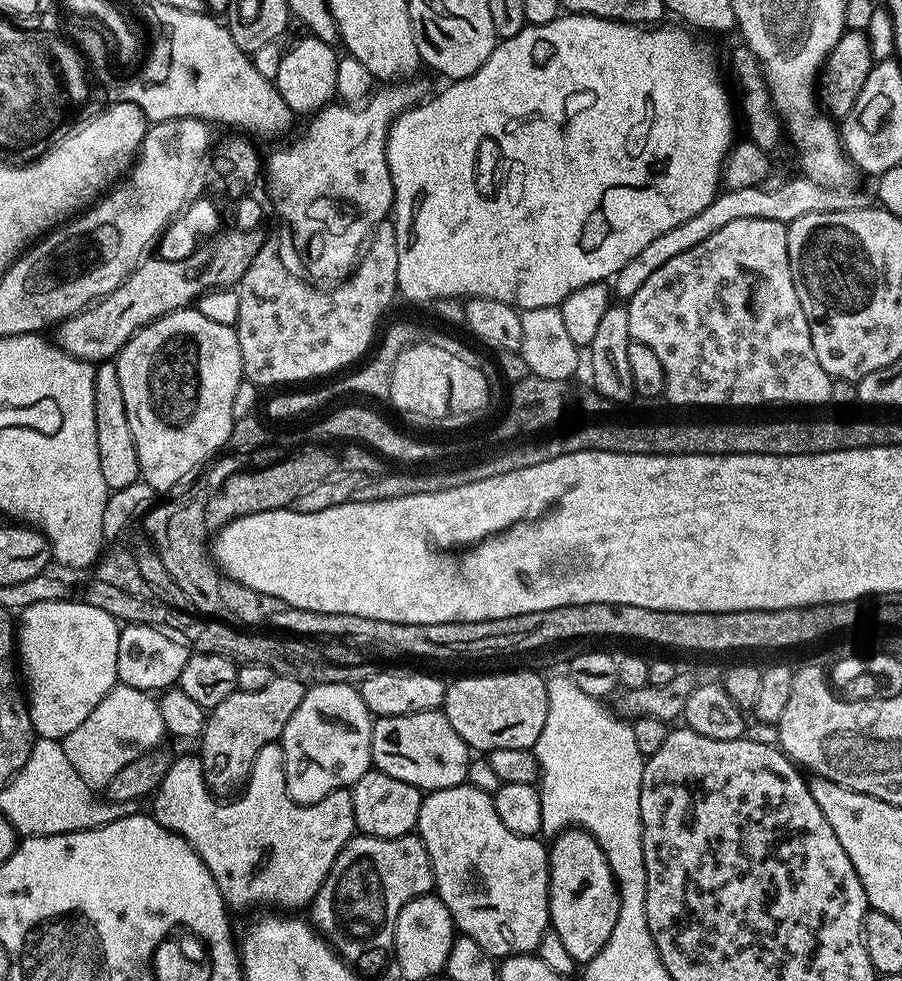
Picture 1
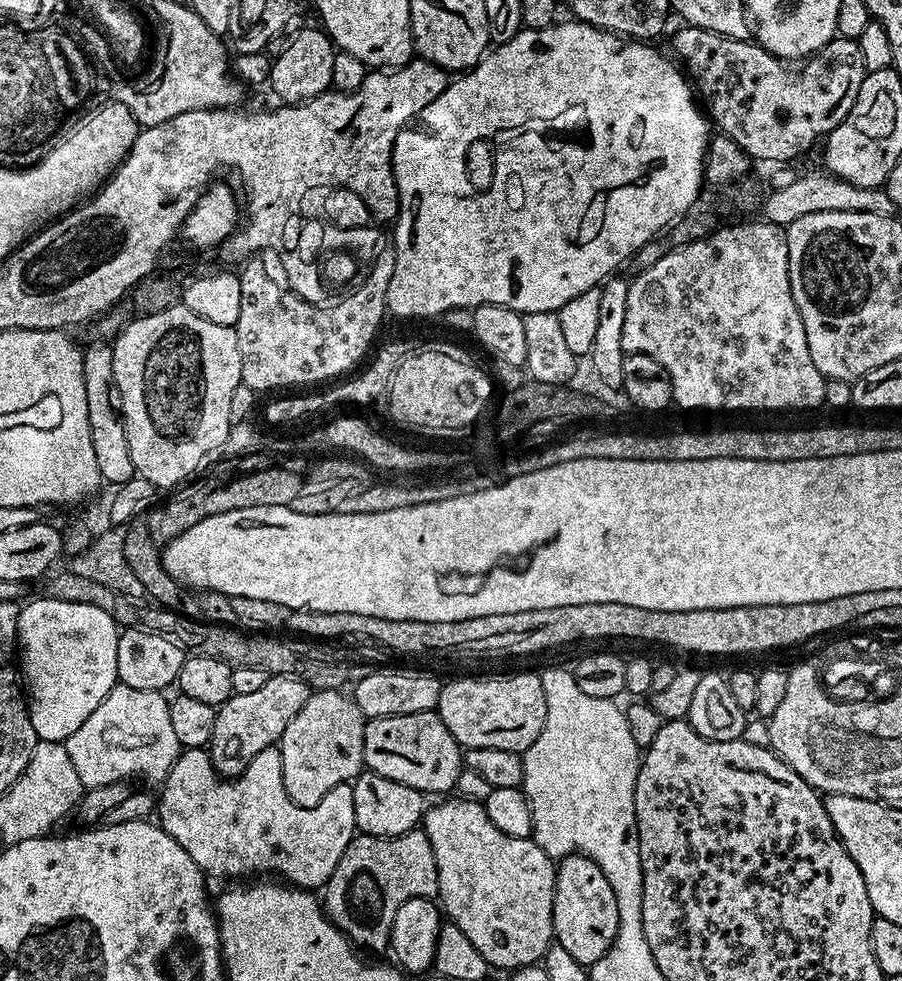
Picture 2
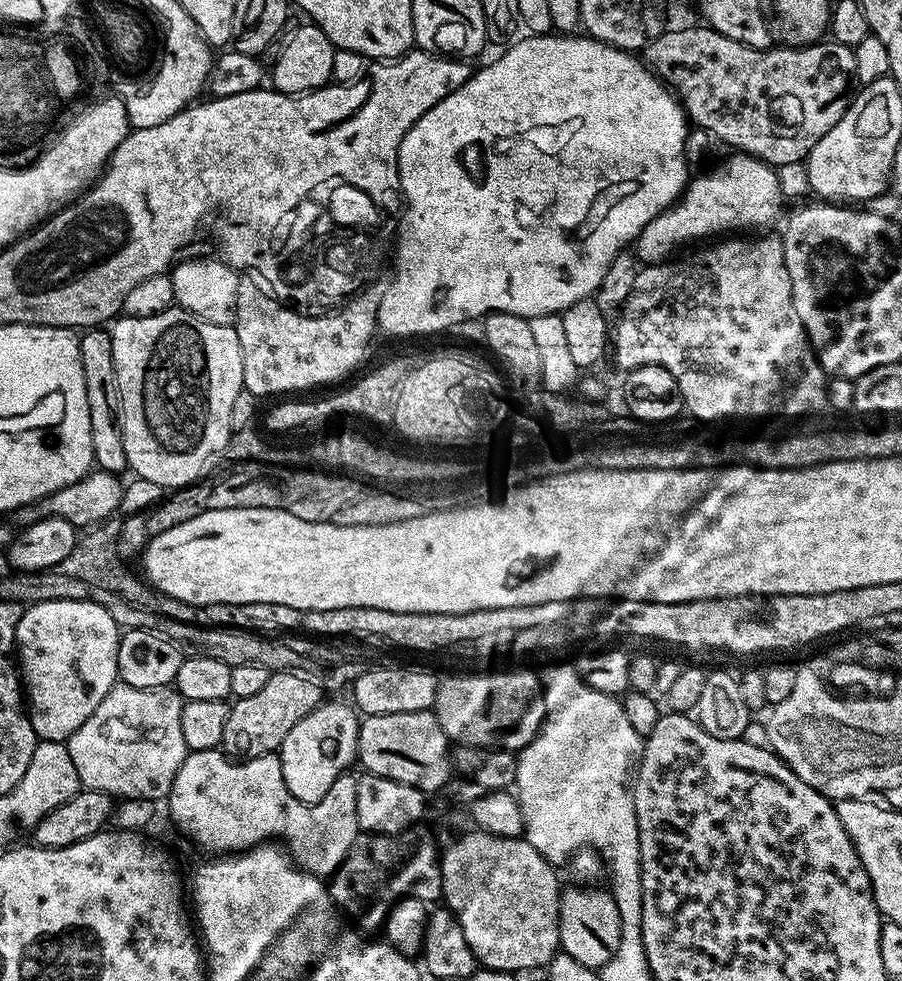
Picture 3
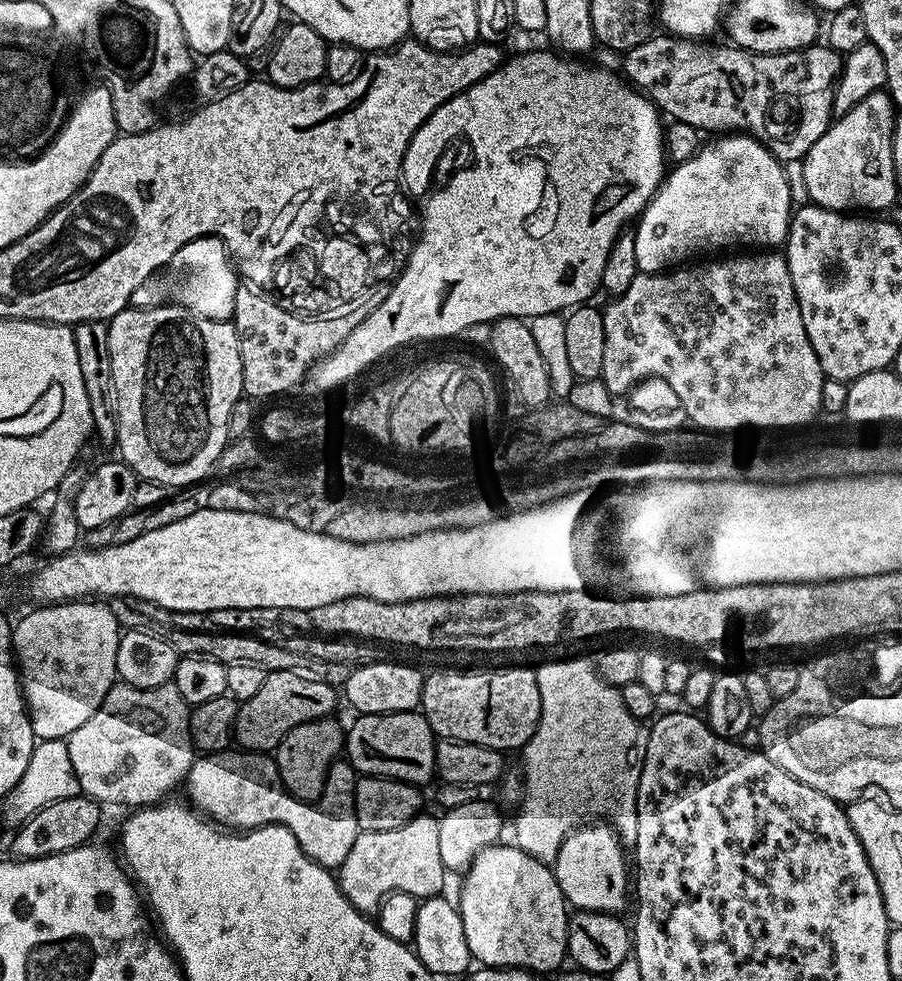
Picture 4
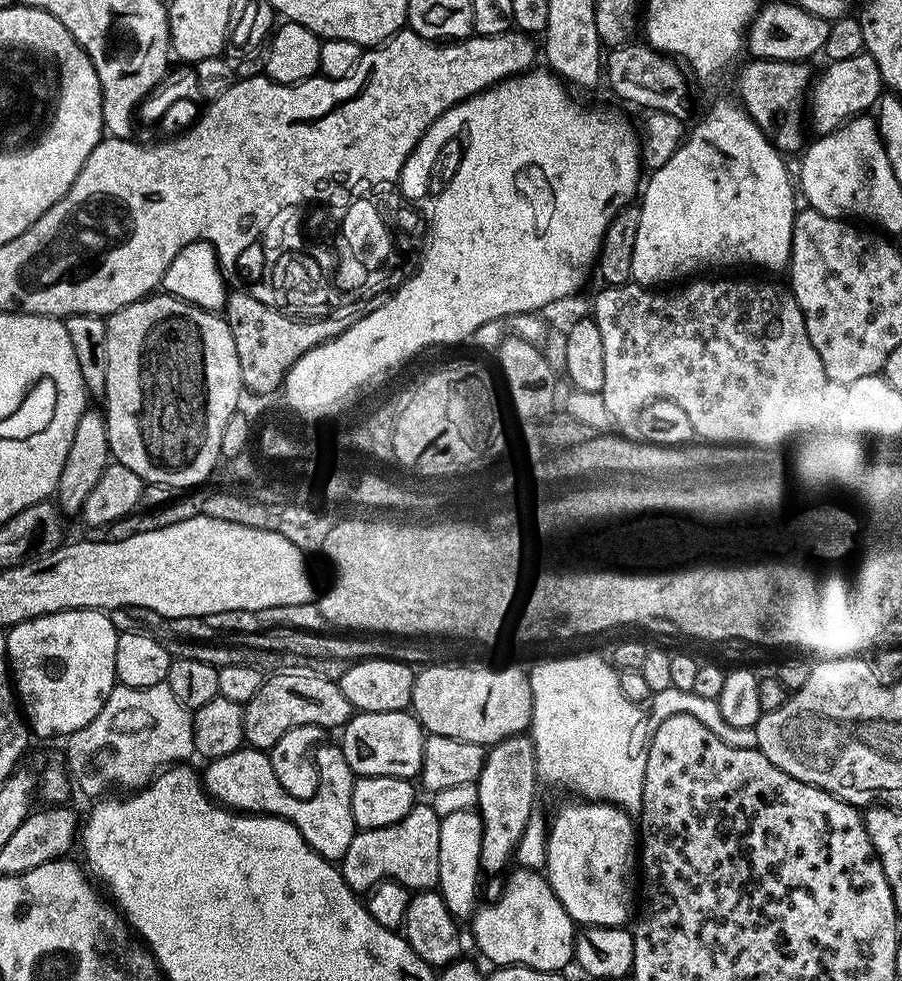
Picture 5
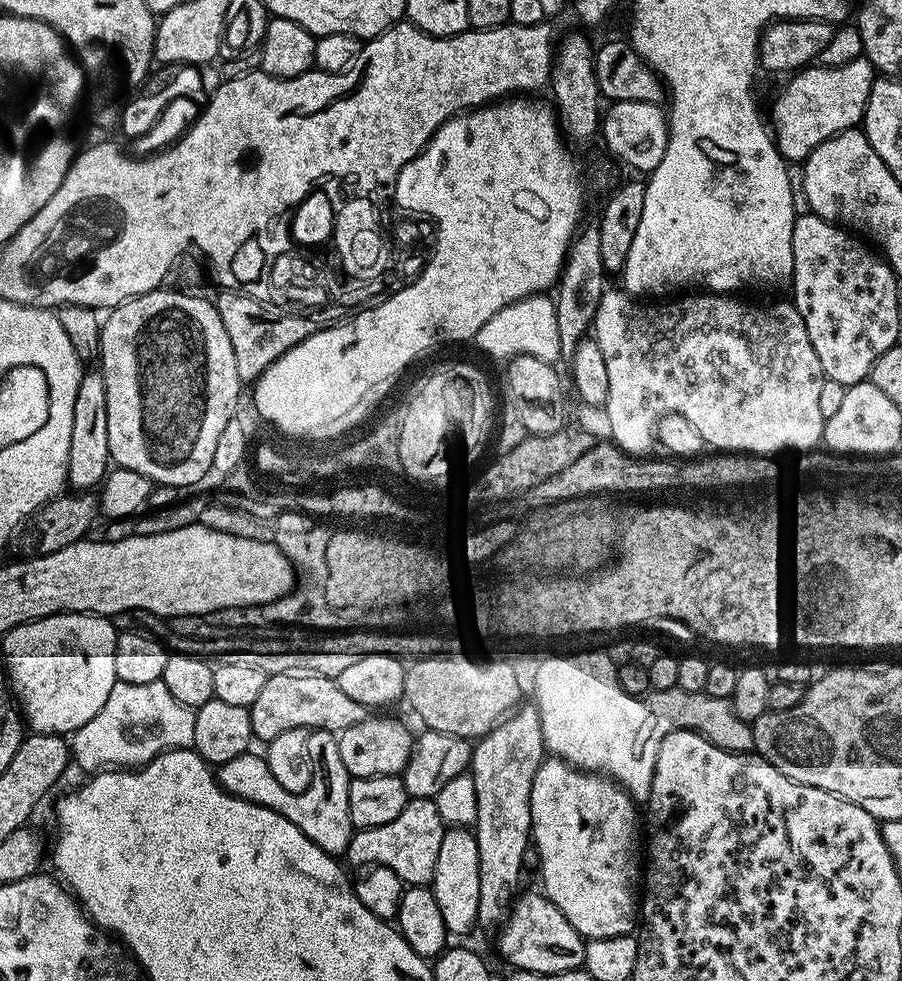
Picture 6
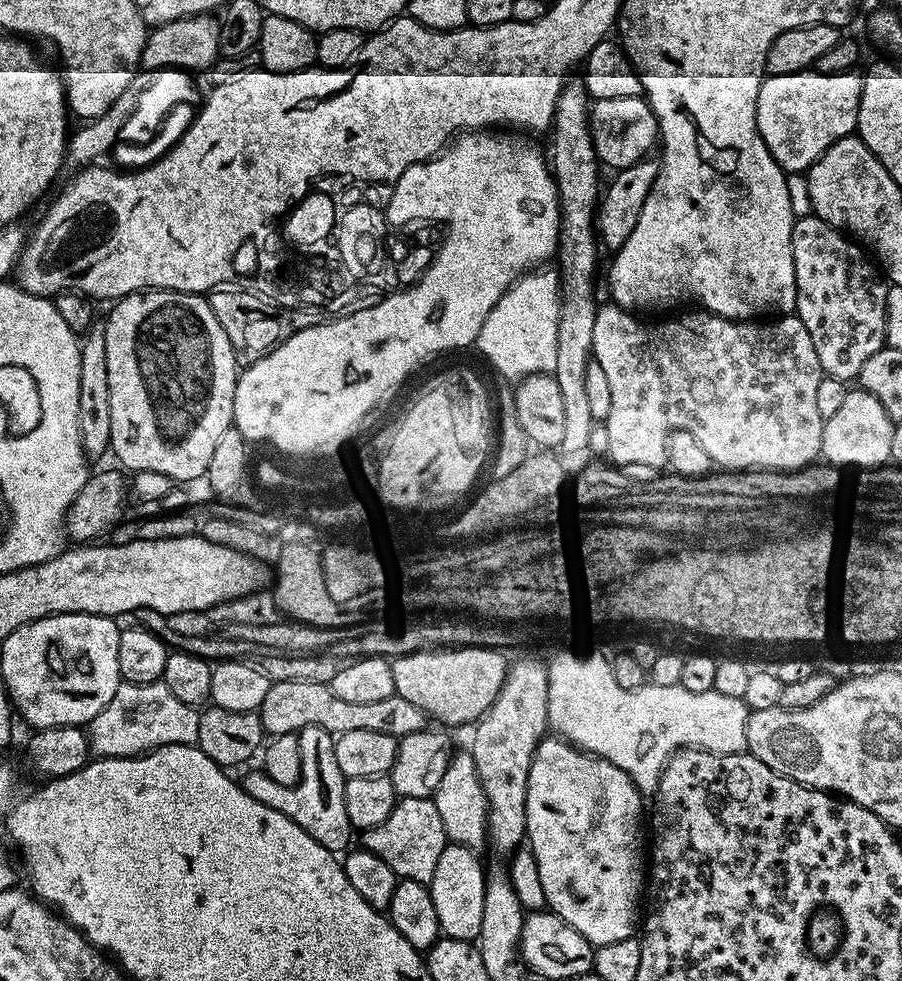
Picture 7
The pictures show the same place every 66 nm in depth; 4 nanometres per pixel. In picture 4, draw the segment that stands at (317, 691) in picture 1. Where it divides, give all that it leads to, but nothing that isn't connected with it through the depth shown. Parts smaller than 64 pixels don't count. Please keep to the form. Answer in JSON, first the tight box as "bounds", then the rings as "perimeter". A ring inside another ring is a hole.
{"bounds":[274,718,345,802],"perimeter":[[[332,718],[311,720],[309,724],[292,728],[279,748],[275,749],[274,759],[276,769],[280,771],[280,780],[289,794],[297,796],[299,800],[312,802],[319,797],[332,765],[336,763],[345,747],[345,729],[343,727],[340,729],[334,721]]]}

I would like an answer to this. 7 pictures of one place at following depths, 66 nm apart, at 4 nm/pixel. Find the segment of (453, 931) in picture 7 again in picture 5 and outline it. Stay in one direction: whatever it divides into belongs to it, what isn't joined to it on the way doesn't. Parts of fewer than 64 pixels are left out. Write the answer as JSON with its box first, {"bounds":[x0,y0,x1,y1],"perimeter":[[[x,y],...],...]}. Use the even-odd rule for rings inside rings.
{"bounds":[438,808,482,922],"perimeter":[[[463,808],[446,814],[440,821],[438,834],[438,891],[443,896],[450,914],[464,922],[475,913],[476,879],[482,876],[480,855],[482,854],[482,818],[479,811]],[[465,919],[465,920],[464,920]]]}

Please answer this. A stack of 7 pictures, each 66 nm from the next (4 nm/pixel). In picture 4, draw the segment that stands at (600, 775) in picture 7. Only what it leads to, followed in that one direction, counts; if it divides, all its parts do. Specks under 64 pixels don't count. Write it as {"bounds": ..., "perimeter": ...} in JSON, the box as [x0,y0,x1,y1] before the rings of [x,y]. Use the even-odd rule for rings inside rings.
{"bounds":[554,822,630,913],"perimeter":[[[588,822],[569,833],[554,865],[565,901],[582,912],[623,913],[623,908],[630,904],[630,860],[624,857],[624,851],[616,829],[604,822]]]}

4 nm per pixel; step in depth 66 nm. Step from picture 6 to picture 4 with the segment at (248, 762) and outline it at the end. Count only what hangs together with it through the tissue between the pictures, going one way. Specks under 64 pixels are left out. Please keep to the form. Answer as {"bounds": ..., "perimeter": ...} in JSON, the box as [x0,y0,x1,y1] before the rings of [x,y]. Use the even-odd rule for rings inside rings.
{"bounds":[186,750,361,870],"perimeter":[[[247,750],[239,754],[241,756],[204,754],[193,759],[186,781],[191,807],[228,830],[261,828],[267,824],[282,826],[298,838],[298,846],[302,846],[304,853],[315,864],[329,870],[339,869],[361,832],[354,806],[358,779],[356,769],[347,759],[337,759],[324,781],[323,792],[315,802],[309,802],[289,794],[271,755]]]}

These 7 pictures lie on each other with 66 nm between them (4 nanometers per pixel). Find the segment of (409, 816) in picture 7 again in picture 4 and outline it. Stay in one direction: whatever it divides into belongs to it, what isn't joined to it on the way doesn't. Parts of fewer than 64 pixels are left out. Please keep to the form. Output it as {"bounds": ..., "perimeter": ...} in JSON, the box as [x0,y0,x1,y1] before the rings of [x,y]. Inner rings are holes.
{"bounds":[338,815,446,914],"perimeter":[[[434,815],[415,816],[406,826],[385,832],[360,832],[346,862],[338,869],[338,887],[358,911],[375,914],[380,903],[392,892],[405,892],[417,898],[438,896],[444,889],[444,868],[446,861],[438,846],[439,819]]]}

